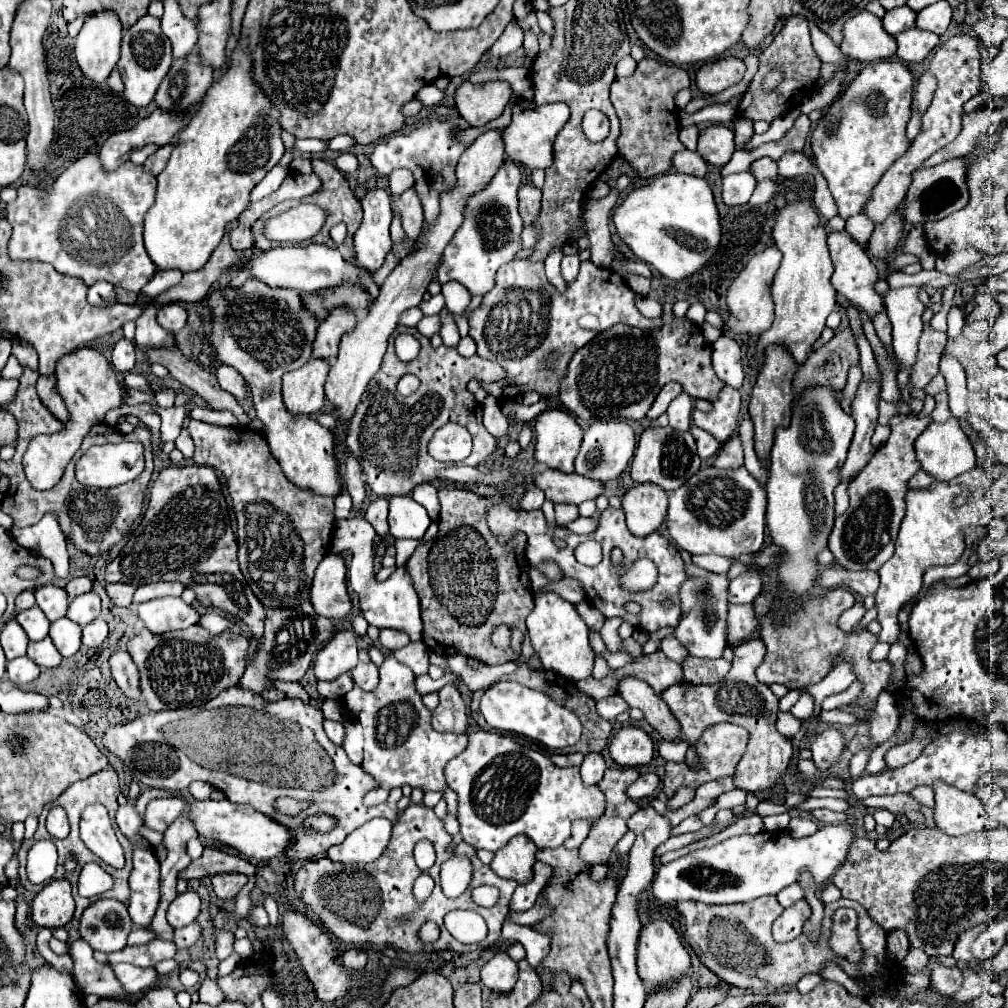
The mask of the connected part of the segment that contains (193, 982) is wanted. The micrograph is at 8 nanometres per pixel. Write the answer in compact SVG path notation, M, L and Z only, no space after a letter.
M182 969L178 979L180 979L182 987L184 987L186 991L190 991L190 989L194 989L194 987L198 985L198 981L200 981L200 975L198 975L196 971L192 971L192 969Z

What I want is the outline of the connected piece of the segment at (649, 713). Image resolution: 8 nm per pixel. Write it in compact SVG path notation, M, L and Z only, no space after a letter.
M626 677L618 683L618 693L624 697L624 701L630 707L638 707L644 713L644 719L648 721L648 725L652 729L656 729L664 741L680 741L682 739L680 723L674 719L668 705L648 683Z

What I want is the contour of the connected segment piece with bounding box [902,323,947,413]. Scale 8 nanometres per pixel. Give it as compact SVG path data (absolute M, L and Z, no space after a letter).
M929 323L924 324L923 333L919 340L917 362L910 377L910 387L902 390L902 397L907 401L913 413L919 413L923 401L911 397L914 389L924 389L939 372L941 355L947 343L946 332L935 331Z

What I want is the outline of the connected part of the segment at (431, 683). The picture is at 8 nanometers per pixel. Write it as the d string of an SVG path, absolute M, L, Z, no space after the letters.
M452 673L452 677L442 677L438 681L434 681L430 675L422 675L422 677L416 677L416 691L420 695L426 695L426 693L432 693L432 691L438 691L440 687L448 685L448 683L454 683L454 677L458 677L456 673Z

